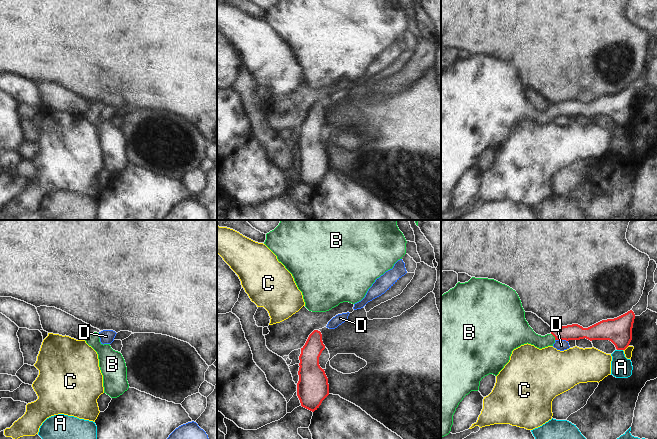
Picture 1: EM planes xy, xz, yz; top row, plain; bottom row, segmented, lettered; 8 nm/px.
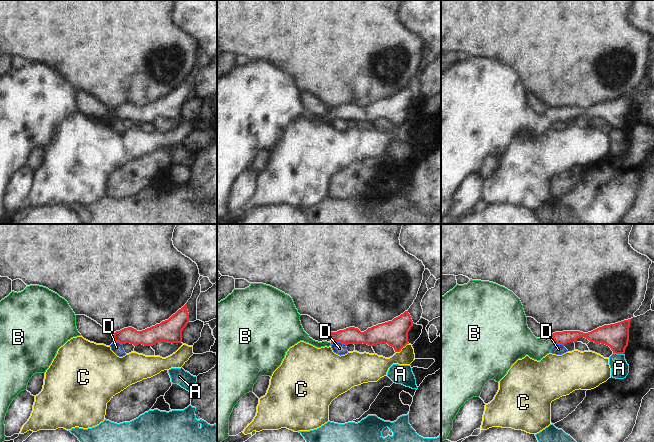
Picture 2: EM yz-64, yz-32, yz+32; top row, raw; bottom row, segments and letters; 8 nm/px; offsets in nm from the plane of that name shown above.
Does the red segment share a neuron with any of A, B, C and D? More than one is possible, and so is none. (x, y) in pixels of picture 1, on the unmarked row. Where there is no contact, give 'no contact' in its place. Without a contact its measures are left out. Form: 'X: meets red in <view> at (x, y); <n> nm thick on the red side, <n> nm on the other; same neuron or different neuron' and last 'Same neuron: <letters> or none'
A: meets red in yz at (620, 125); 200 nm thick on the red side, 170 nm on the other; different neuron
B: meets red in yz at (553, 111); 130 nm thick on the red side, 170 nm on the other; same neuron
C: meets red in yz at (625, 124); 200 nm thick on the red side, 60 nm on the other; different neuron
D: meets red in yz at (561, 115); 130 nm thick on the red side, 90 nm on the other; different neuron
Same neuron: B

